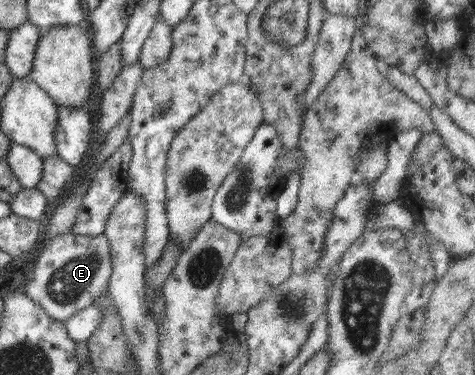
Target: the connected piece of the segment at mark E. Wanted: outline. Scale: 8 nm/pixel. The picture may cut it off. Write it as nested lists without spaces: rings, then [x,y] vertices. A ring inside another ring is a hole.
[[[71,232],[57,235],[37,258],[31,277],[25,285],[25,293],[41,305],[52,319],[65,322],[108,291],[111,257],[110,243],[103,233],[96,238]]]

